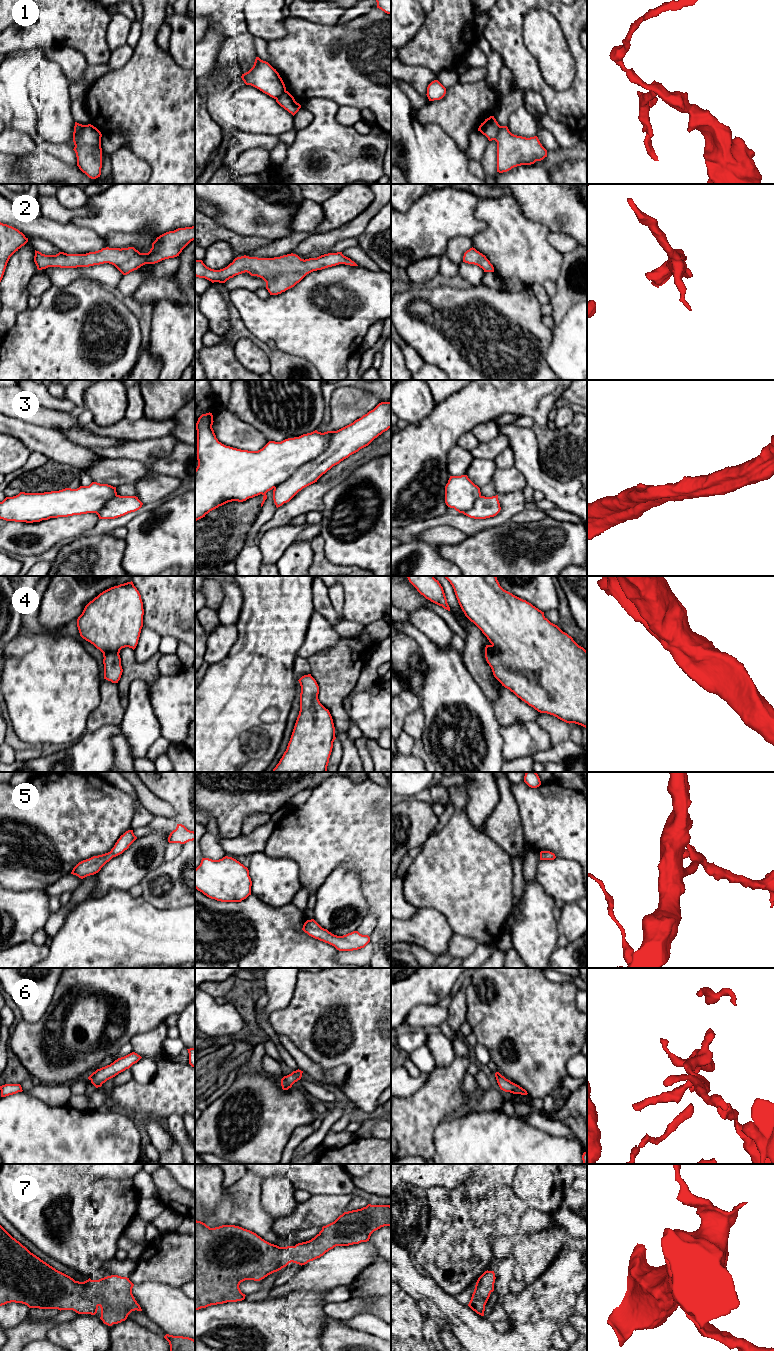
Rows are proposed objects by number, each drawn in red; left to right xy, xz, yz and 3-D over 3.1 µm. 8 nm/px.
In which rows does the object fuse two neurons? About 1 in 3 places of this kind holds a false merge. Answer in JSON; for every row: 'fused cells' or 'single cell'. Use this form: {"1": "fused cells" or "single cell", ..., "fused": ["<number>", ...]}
{"1": "fused cells", "2": "single cell", "3": "single cell", "4": "single cell", "5": "single cell", "6": "single cell", "7": "single cell", "fused": ["1"]}

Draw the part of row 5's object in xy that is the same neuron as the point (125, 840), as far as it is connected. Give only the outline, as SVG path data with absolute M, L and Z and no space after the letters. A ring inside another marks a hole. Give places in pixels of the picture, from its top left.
M133 830L126 831L115 843L110 852L93 856L89 859L79 862L72 870L71 874L83 879L87 876L98 873L101 868L109 862L113 857L122 854L137 839Z

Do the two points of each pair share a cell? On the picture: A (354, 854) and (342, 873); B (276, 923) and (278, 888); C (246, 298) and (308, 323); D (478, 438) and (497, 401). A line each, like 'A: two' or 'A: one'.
A: two
B: two
C: one
D: two

